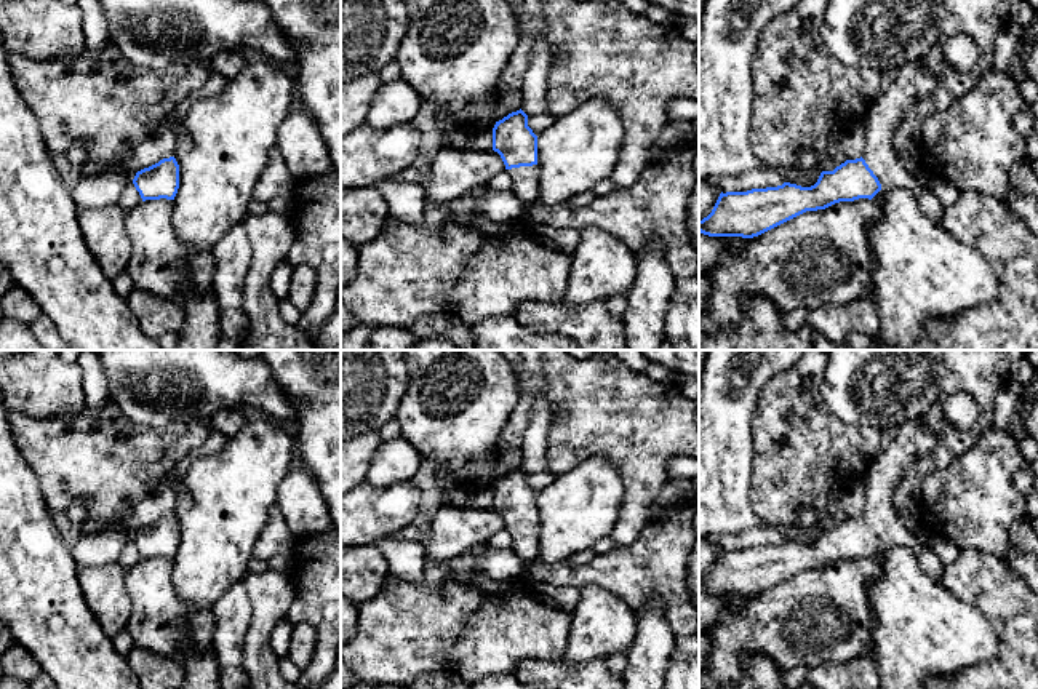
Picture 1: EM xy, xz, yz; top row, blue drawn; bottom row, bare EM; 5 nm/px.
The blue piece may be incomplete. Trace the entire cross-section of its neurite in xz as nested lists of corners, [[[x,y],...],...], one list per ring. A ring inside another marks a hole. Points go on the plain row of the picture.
[[[520,467],[496,480],[493,508],[497,510],[512,537],[513,552],[529,566],[537,558],[537,494]]]

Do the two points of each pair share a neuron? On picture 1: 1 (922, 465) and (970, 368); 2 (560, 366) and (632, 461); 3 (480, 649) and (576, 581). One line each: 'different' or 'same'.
1: same
2: same
3: different

